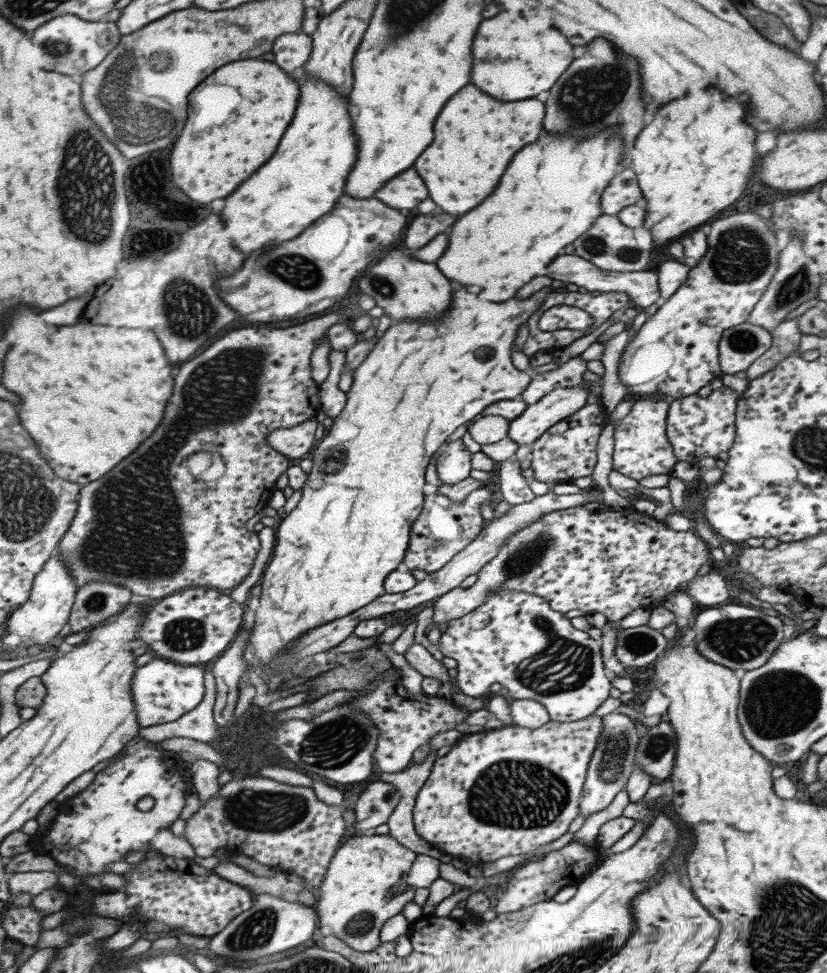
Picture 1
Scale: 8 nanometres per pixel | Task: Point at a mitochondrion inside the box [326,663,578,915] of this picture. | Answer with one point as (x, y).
(522, 794)

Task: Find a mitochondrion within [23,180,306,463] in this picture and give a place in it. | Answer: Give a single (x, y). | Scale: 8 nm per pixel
(188, 316)

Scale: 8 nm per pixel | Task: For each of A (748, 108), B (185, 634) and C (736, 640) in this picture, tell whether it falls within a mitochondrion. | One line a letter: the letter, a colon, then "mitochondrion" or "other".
A: other
B: mitochondrion
C: mitochondrion

